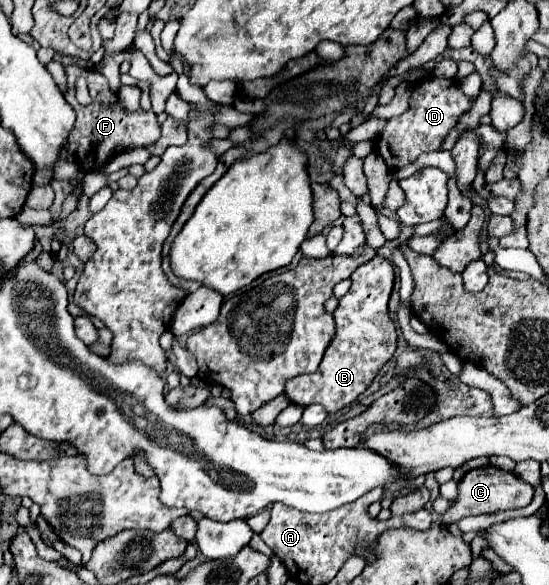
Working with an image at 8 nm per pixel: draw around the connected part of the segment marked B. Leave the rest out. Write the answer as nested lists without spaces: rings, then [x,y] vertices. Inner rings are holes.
[[[383,256],[371,258],[351,274],[351,290],[339,300],[339,308],[333,318],[337,334],[329,344],[321,366],[313,374],[295,376],[285,384],[285,396],[299,406],[321,404],[329,414],[339,412],[351,404],[361,392],[369,388],[379,368],[395,352],[397,330],[387,314],[387,302],[393,288],[393,264]]]

